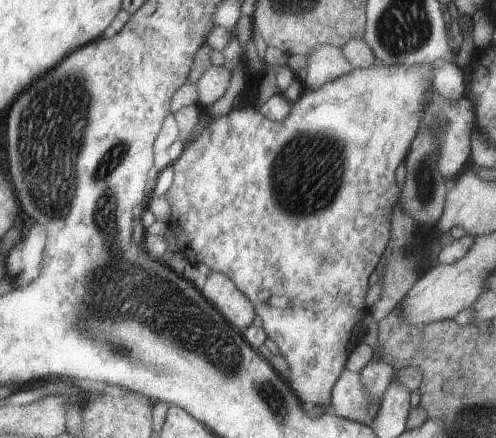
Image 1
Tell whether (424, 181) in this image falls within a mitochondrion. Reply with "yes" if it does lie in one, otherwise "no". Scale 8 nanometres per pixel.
yes

